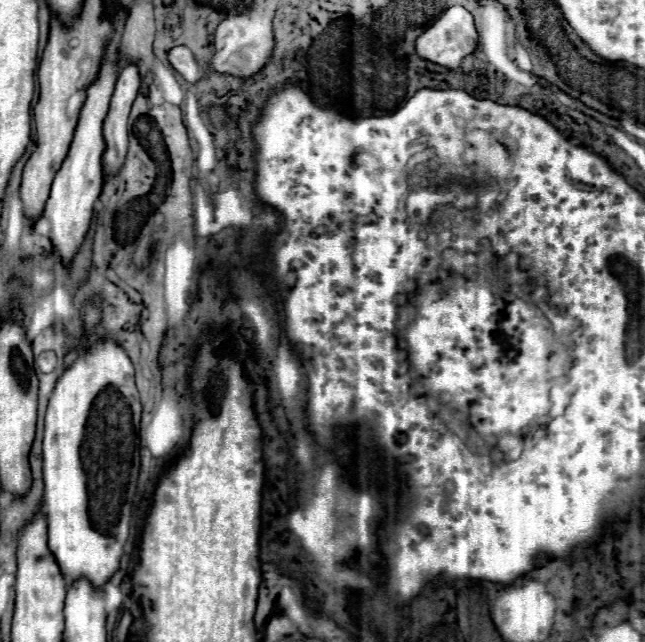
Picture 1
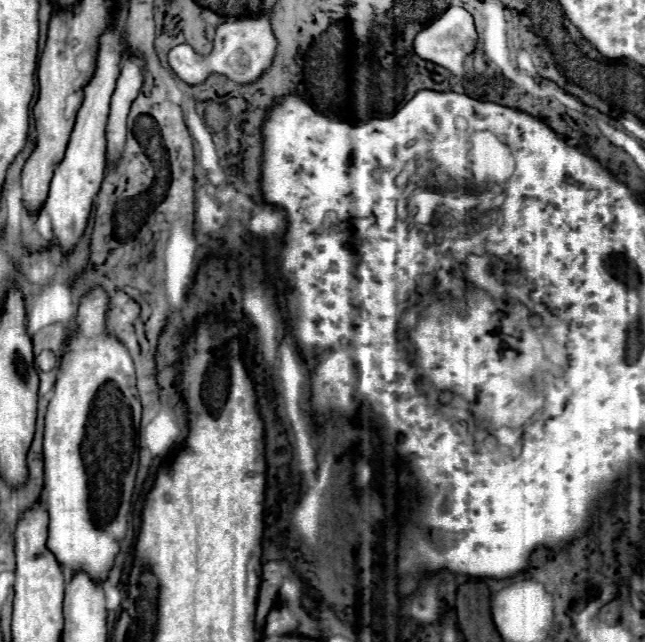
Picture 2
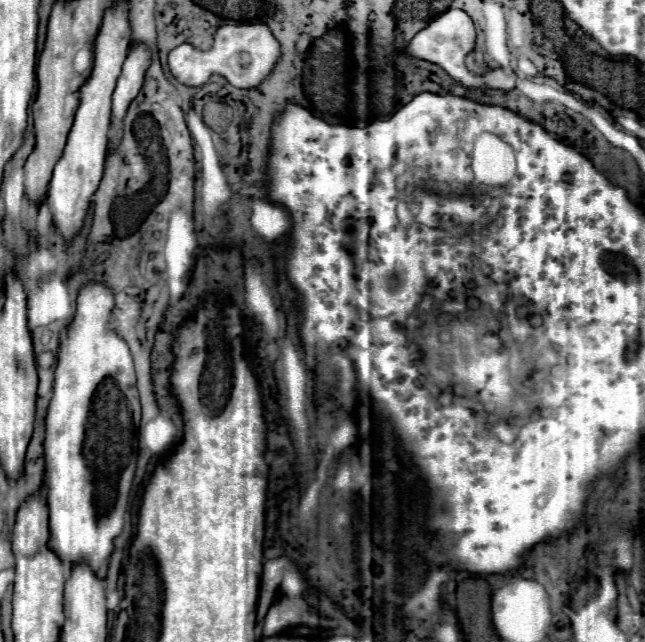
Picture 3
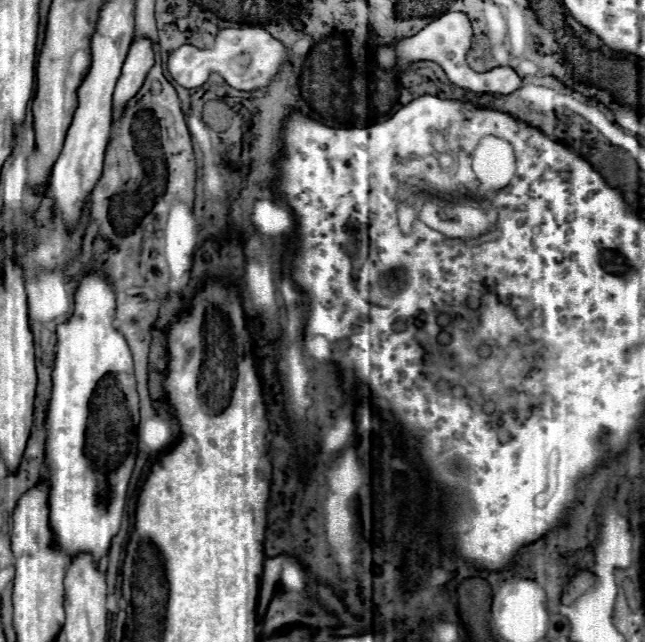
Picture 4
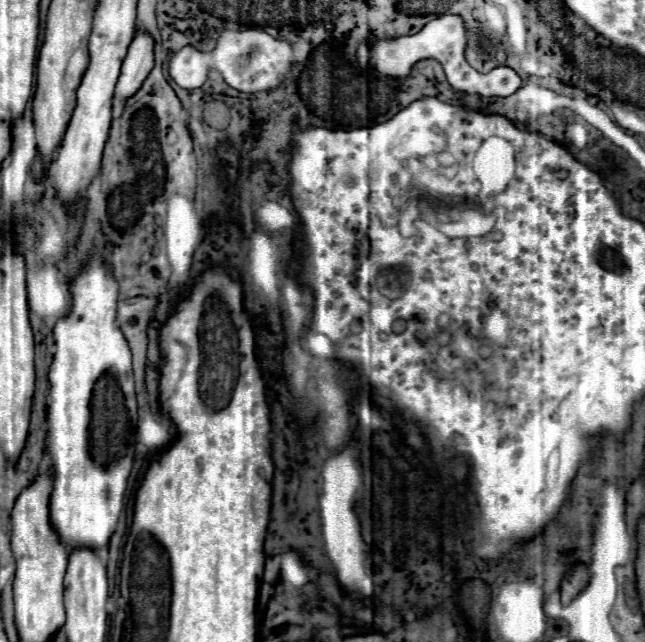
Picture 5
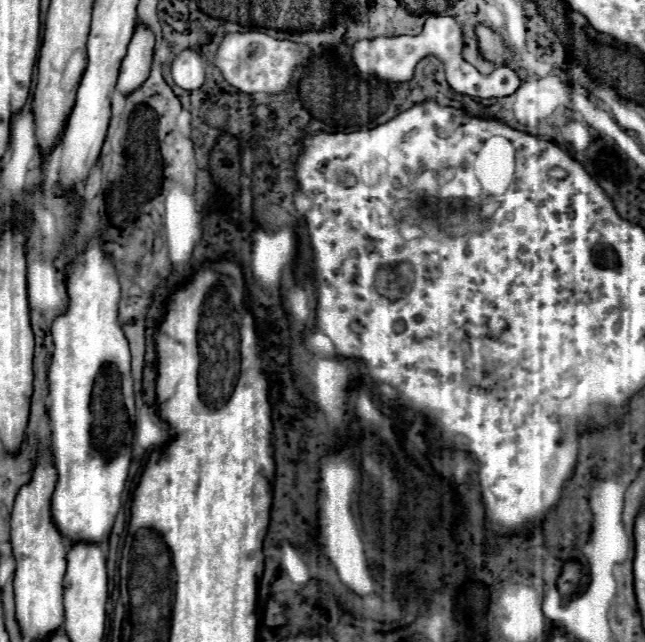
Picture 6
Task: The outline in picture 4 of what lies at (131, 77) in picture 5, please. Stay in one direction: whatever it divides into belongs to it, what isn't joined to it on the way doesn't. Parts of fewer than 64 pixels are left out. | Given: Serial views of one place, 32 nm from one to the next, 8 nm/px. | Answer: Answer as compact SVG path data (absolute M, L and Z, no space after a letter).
M136 38L128 50L128 56L122 66L122 74L114 90L114 108L118 110L118 114L122 114L128 100L132 100L132 96L138 94L152 64L154 64L152 44L144 38Z

